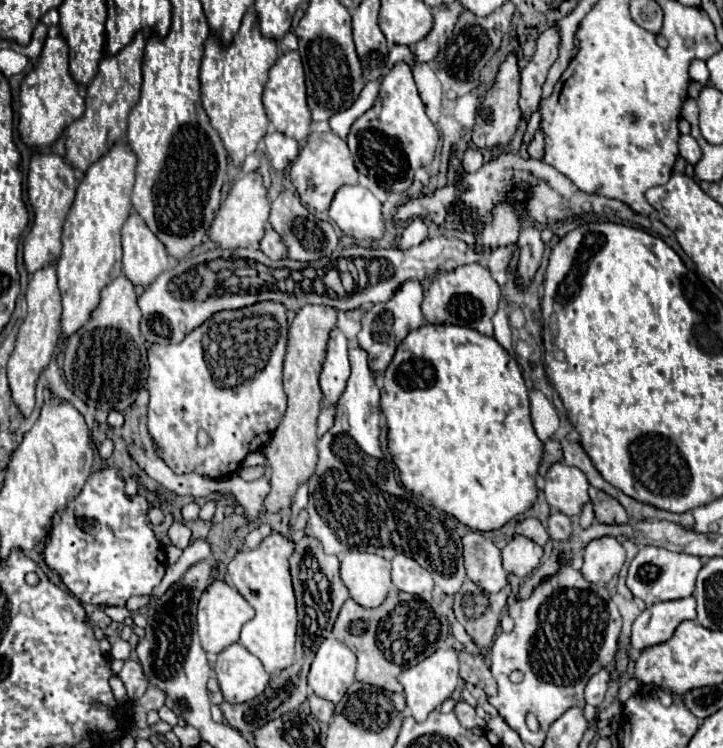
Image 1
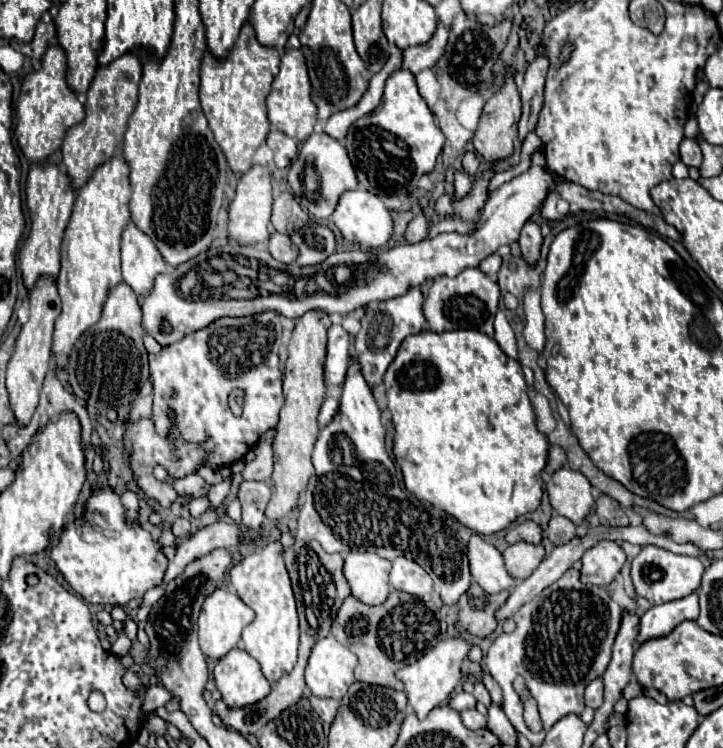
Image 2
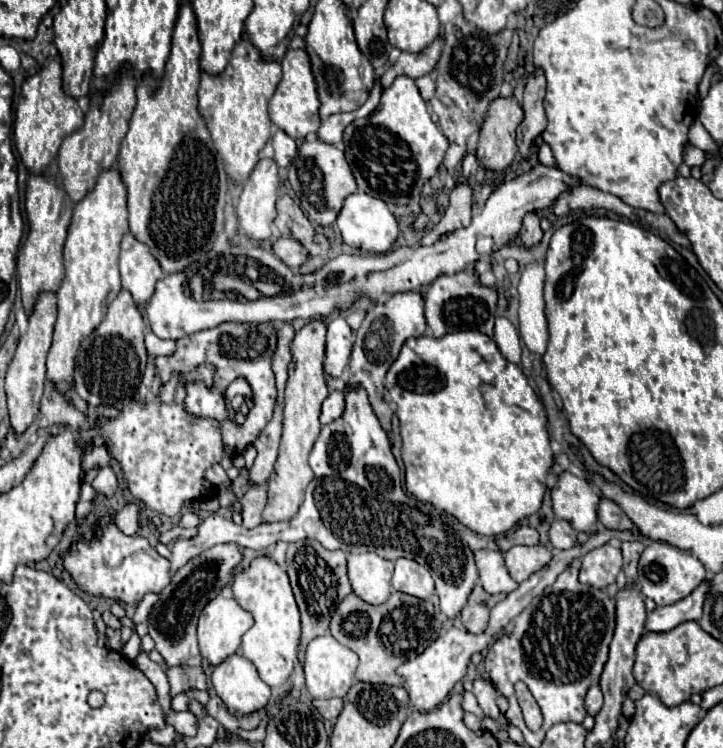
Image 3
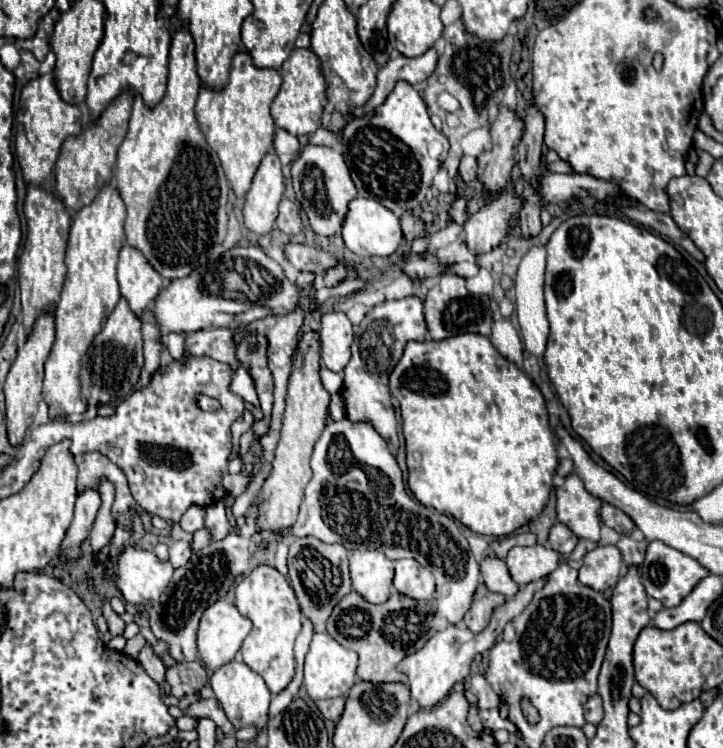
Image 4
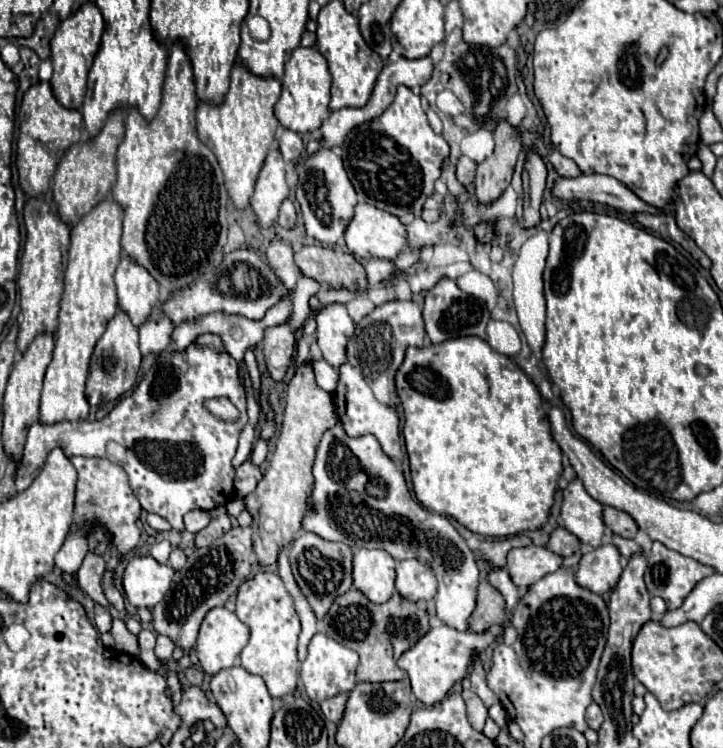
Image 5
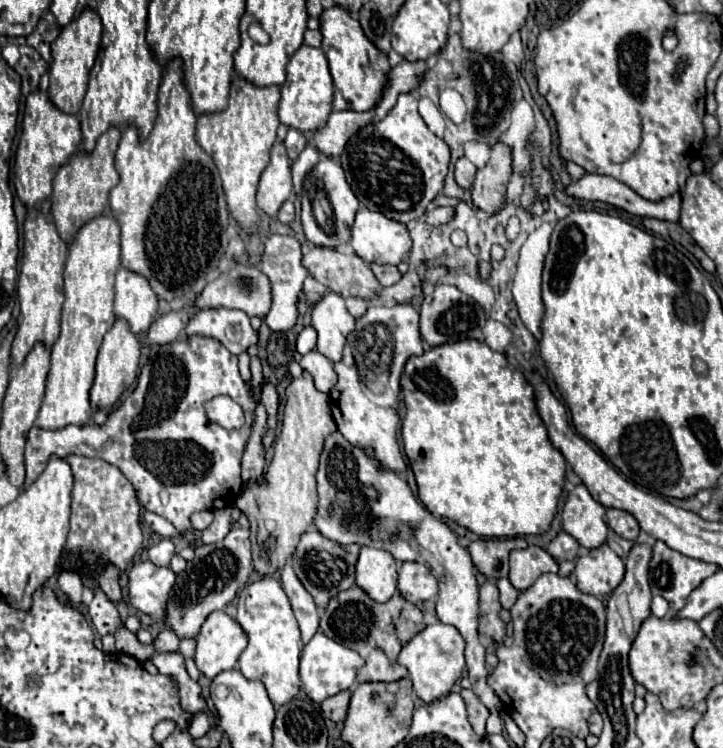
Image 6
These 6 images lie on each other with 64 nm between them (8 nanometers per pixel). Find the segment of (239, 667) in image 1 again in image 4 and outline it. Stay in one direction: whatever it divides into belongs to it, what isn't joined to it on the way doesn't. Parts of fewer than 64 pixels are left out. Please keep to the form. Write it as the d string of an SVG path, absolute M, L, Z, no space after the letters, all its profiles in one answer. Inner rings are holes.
M232 660L224 666L220 666L212 678L210 678L212 690L216 694L216 698L220 700L226 716L230 718L230 722L234 724L234 728L244 728L244 726L260 726L264 728L266 720L268 720L268 704L270 704L270 690L264 684L262 676L258 676L252 668L248 668L244 662L240 660Z

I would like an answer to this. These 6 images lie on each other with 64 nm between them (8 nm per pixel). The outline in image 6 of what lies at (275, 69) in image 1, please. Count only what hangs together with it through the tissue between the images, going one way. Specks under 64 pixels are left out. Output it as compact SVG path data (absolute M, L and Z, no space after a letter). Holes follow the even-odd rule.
M300 46L286 66L286 82L282 84L282 98L278 104L278 118L284 126L298 132L314 132L322 128L332 112L332 76L328 70L328 60L320 48Z

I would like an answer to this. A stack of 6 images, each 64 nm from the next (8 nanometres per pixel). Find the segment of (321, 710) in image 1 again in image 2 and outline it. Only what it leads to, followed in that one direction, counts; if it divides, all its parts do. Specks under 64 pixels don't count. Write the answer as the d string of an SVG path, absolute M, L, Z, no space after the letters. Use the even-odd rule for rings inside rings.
M310 696L310 706L312 710L324 720L324 722L332 722L334 716L336 716L336 710L340 706L338 700L324 700L324 698L316 698L316 696Z

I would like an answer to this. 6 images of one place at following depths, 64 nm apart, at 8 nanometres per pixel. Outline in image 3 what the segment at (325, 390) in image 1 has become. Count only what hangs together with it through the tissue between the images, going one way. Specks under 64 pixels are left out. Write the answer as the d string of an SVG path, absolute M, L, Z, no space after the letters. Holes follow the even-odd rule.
M338 316L328 324L324 372L328 376L340 378L350 362L350 352L352 352L352 330L346 324L346 320Z

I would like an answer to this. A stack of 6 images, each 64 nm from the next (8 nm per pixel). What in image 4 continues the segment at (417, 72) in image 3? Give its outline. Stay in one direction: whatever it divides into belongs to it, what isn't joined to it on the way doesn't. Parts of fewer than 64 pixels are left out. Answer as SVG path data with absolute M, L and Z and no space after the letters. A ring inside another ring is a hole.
M430 48L428 52L424 52L418 58L408 58L408 56L398 56L394 60L390 60L384 68L380 68L378 72L378 86L372 94L372 98L368 100L368 104L364 108L358 108L356 112L350 112L352 116L364 116L374 112L388 96L388 92L394 88L394 84L398 80L406 80L410 84L418 84L422 80L426 80L434 68L436 68L436 60L438 54L434 48Z

